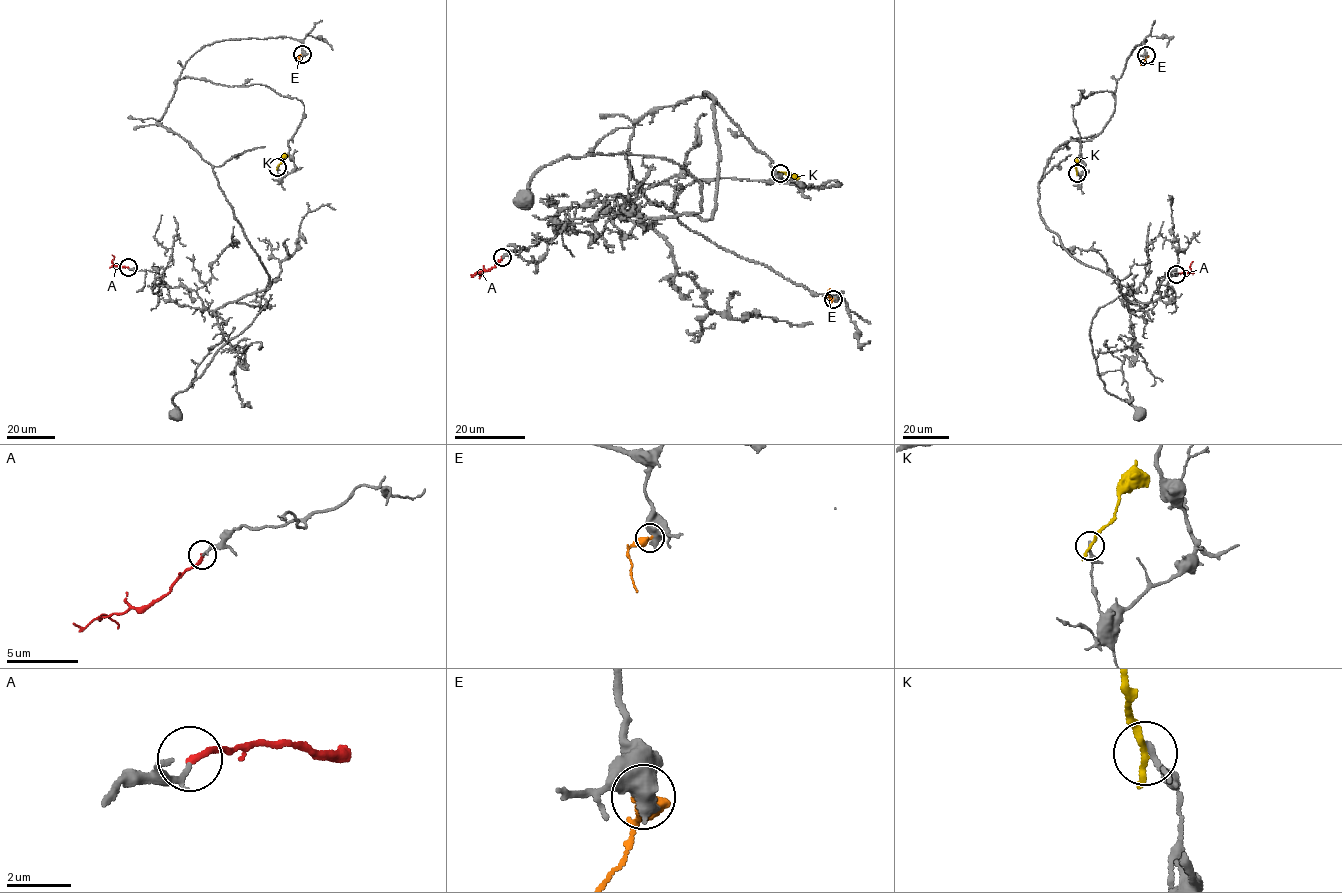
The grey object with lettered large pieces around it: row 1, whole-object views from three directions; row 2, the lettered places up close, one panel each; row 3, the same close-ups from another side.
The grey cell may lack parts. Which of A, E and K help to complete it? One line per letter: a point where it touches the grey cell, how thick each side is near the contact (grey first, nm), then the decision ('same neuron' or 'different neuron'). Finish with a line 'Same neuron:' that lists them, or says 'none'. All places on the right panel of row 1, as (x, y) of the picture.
A: (1176, 274) | 170/200 nm | same neuron
E: (1146, 55) | 750/500 nm | different neuron
K: (1077, 173) | 240/240 nm | different neuron
Same neuron: A

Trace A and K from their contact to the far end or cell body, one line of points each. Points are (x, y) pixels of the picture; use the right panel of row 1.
A: (1177, 273), (1190, 272), (1193, 261)
K: (1077, 173), (1077, 158)

